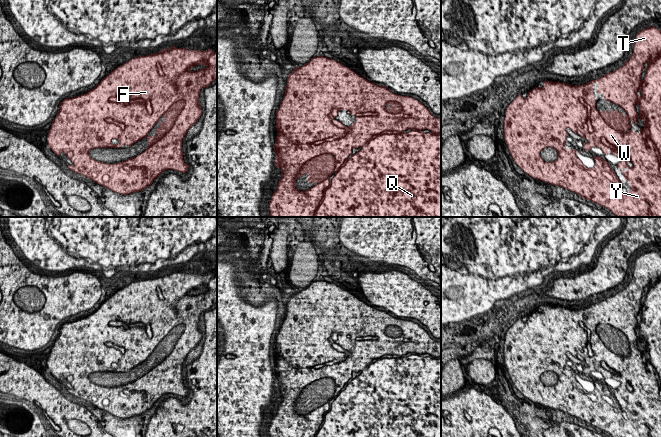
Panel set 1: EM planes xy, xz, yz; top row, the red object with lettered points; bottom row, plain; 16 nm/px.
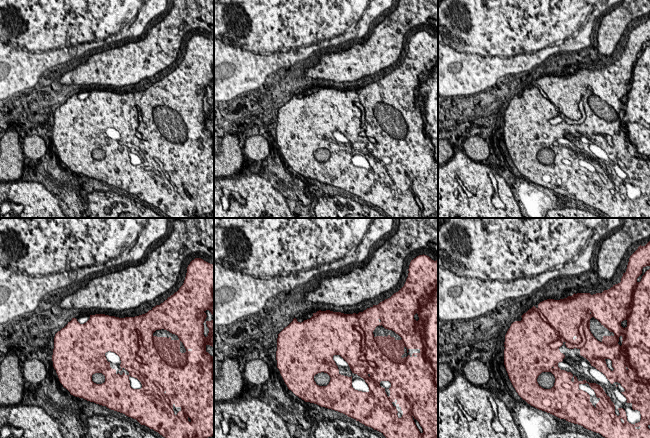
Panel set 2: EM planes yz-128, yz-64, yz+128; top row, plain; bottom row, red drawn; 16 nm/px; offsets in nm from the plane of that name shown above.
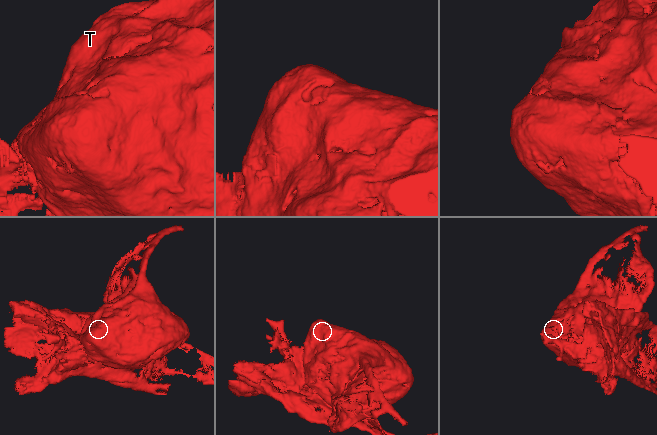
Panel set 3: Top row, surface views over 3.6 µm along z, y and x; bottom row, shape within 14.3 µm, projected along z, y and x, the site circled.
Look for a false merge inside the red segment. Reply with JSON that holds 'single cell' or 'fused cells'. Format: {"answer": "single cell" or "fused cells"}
{"answer": "fused cells"}

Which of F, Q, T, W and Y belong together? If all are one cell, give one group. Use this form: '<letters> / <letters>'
F Q T Y / W

